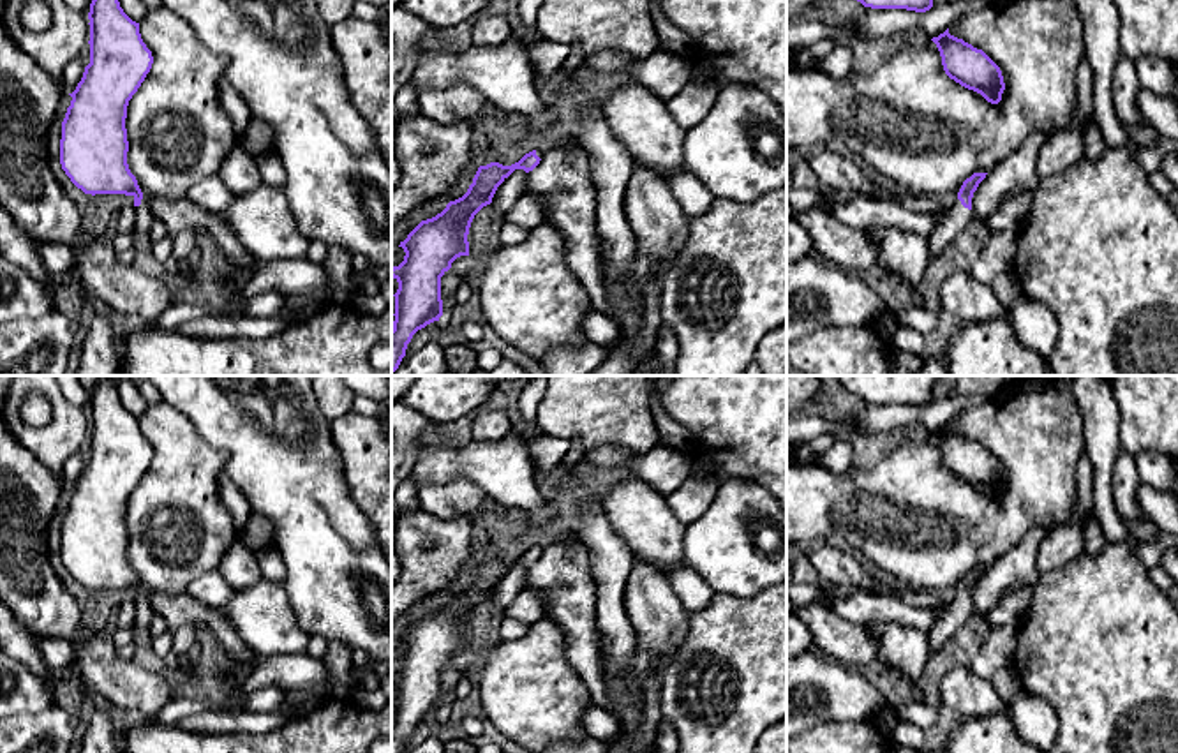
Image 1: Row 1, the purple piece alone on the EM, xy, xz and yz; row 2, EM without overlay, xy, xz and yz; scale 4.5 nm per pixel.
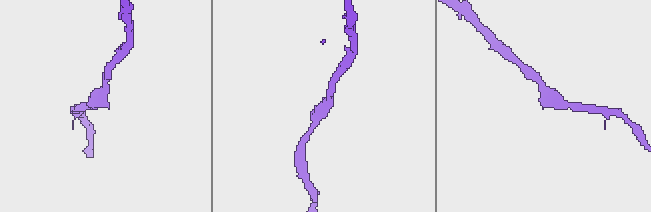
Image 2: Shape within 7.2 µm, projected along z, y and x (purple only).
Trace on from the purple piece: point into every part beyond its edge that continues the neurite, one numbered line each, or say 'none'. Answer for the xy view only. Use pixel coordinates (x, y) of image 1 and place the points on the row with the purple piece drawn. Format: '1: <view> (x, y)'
1: xy (143, 214)

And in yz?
1: yz (940, 240)

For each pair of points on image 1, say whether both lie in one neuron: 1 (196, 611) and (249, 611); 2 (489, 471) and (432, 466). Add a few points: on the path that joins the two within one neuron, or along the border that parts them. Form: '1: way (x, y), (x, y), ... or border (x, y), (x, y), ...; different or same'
1: border (221, 609), (246, 644); different
2: way (475, 466), (447, 466); same

